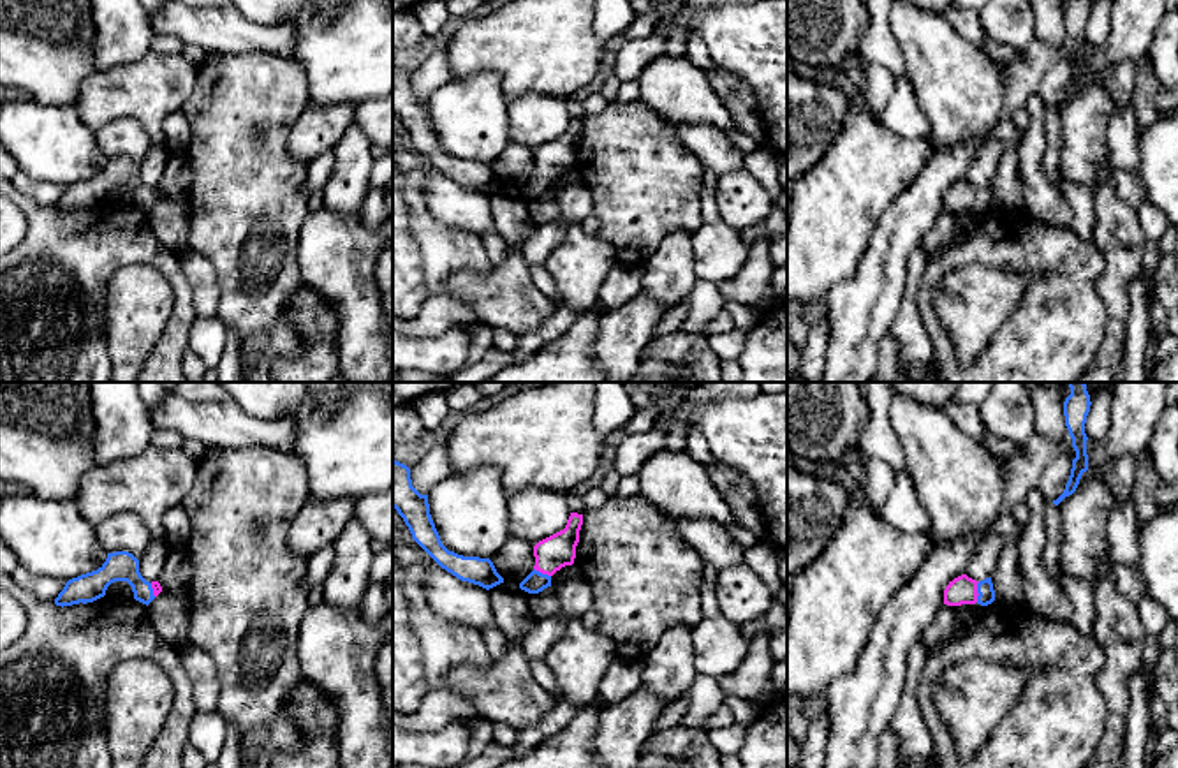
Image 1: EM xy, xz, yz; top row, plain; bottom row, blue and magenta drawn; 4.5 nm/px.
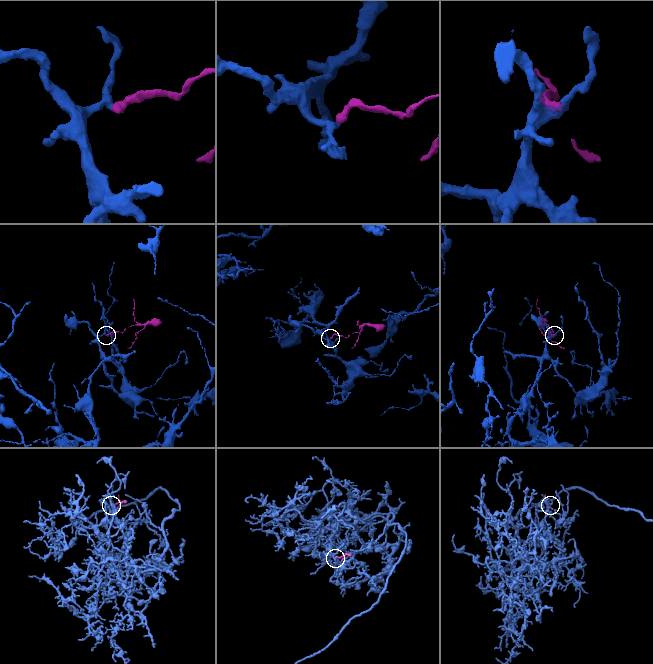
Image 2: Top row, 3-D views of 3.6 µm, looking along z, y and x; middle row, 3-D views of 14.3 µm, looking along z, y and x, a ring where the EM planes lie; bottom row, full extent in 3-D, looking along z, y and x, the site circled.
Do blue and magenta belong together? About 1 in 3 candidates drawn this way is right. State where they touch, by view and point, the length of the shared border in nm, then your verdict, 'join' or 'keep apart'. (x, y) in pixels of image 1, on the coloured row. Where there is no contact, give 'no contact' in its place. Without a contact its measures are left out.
yz (978, 592) | 100 nm | join

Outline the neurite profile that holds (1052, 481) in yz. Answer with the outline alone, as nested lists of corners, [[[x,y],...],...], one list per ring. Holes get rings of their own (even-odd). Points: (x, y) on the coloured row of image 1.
[[[1060,453],[1044,467],[1035,486],[1046,502],[1053,502],[1064,493],[1071,469],[1072,463],[1065,453]]]

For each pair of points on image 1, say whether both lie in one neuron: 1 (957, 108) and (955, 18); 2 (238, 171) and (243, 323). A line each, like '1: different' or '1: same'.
1: different
2: same

